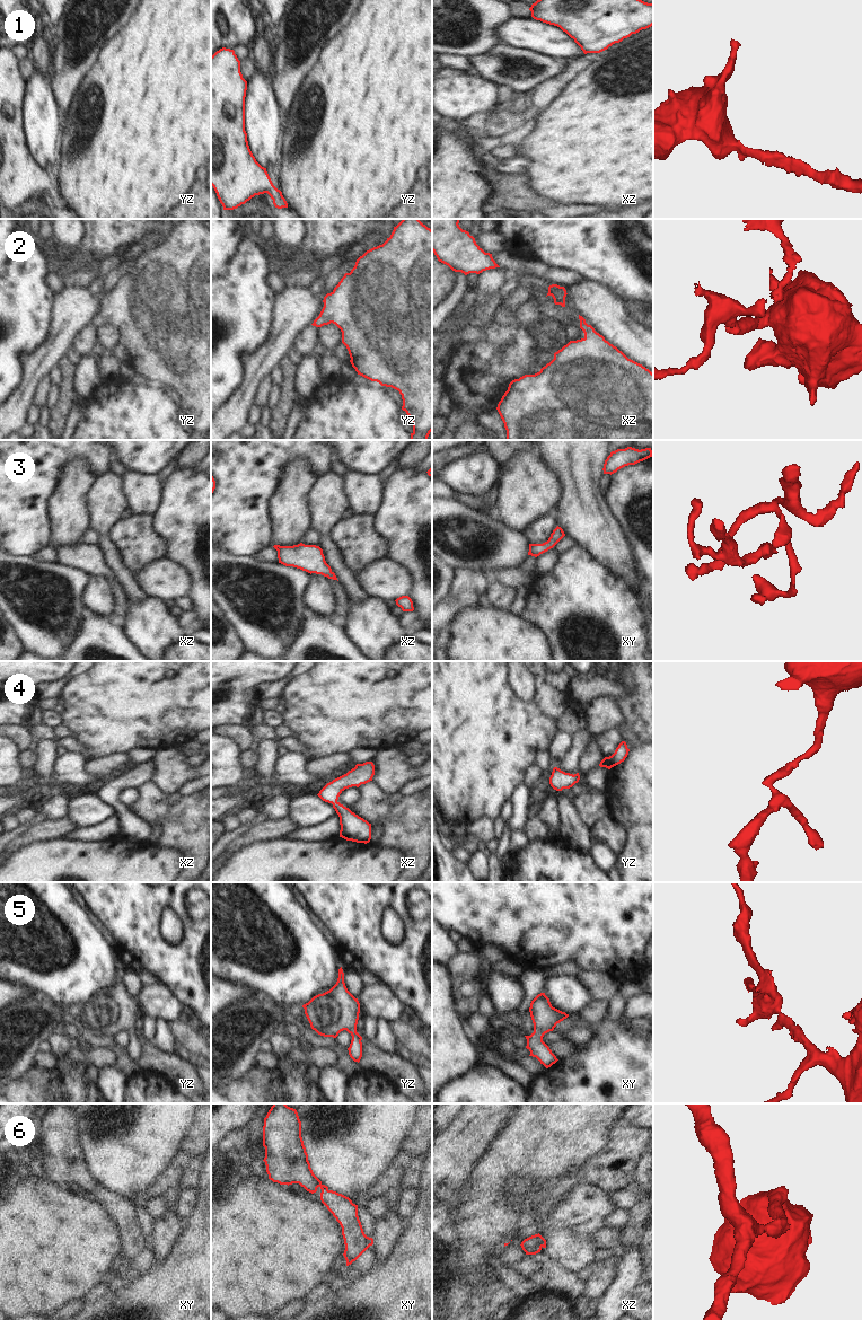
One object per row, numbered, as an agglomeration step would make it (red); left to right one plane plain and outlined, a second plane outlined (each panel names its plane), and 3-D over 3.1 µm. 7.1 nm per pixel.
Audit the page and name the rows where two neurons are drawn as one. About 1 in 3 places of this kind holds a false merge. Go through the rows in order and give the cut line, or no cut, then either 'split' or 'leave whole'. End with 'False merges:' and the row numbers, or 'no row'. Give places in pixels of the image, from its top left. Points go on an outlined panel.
1: no cut | leave whole
2: no cut | leave whole
3: no cut | leave whole
4: no cut | leave whole
5: no cut | leave whole
6: no cut | leave whole
False merges: no row

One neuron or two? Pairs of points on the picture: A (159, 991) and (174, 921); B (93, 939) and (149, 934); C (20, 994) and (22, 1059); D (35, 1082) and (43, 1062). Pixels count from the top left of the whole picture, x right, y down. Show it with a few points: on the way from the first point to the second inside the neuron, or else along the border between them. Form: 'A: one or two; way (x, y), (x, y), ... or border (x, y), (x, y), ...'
A: two; border (159, 982), (179, 1001)
B: two; border (105, 934), (115, 947)
C: two; border (31, 999), (11, 1004)
D: two; border (36, 1065), (42, 1068), (54, 1070)

